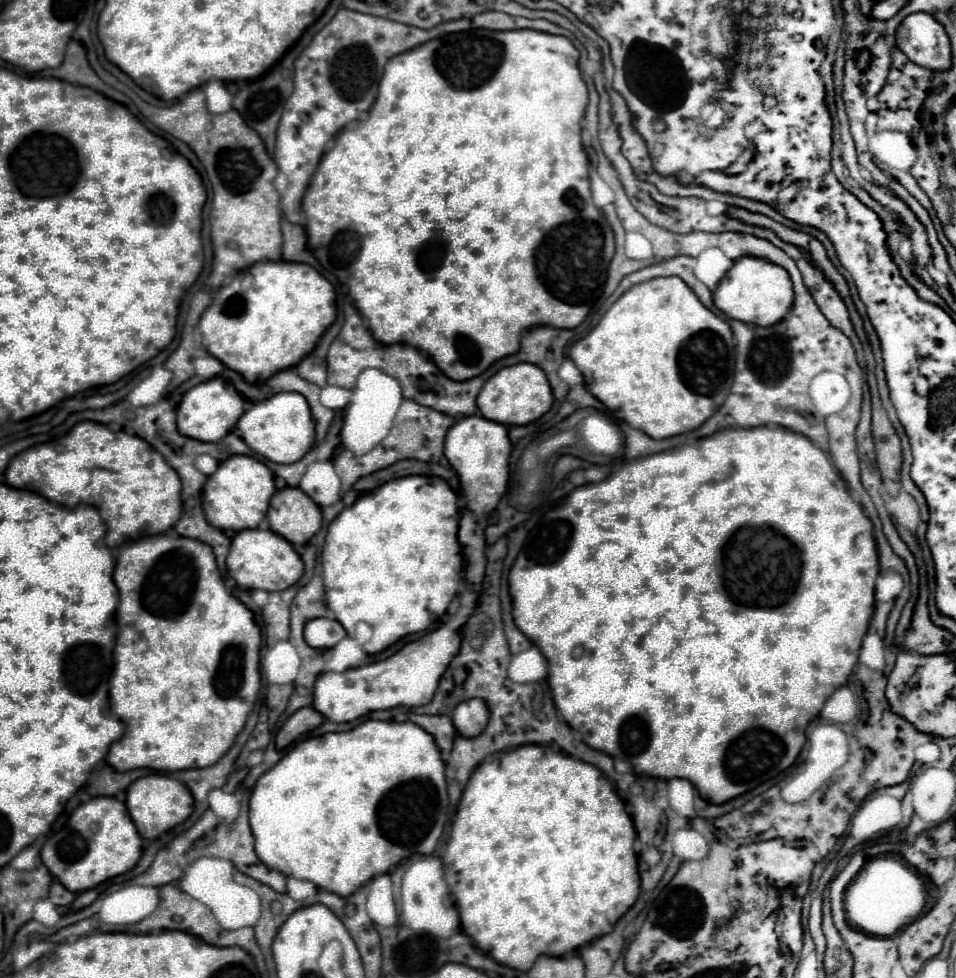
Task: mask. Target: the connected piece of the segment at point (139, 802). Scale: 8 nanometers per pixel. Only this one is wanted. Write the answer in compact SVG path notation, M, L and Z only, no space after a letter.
M148 774L144 778L138 778L136 782L130 784L128 794L126 794L126 808L130 810L130 818L134 818L138 832L146 840L154 840L160 834L182 824L190 816L192 804L194 804L194 798L190 790L178 780L164 774Z

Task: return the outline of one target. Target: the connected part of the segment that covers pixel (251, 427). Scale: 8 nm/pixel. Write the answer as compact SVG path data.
M280 392L268 400L250 406L236 424L238 436L258 454L276 462L292 464L302 458L314 442L314 420L306 398L298 392Z

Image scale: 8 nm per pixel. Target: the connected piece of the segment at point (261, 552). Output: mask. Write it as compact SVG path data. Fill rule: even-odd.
M242 530L232 538L230 554L226 558L226 574L246 590L266 590L278 592L286 590L300 580L304 572L304 564L300 556L294 552L292 544L282 536L270 530Z

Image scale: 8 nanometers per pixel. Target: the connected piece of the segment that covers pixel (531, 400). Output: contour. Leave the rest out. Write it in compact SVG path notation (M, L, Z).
M516 364L496 372L478 394L478 410L484 418L504 426L526 426L546 414L552 406L552 390L544 372L534 364Z

